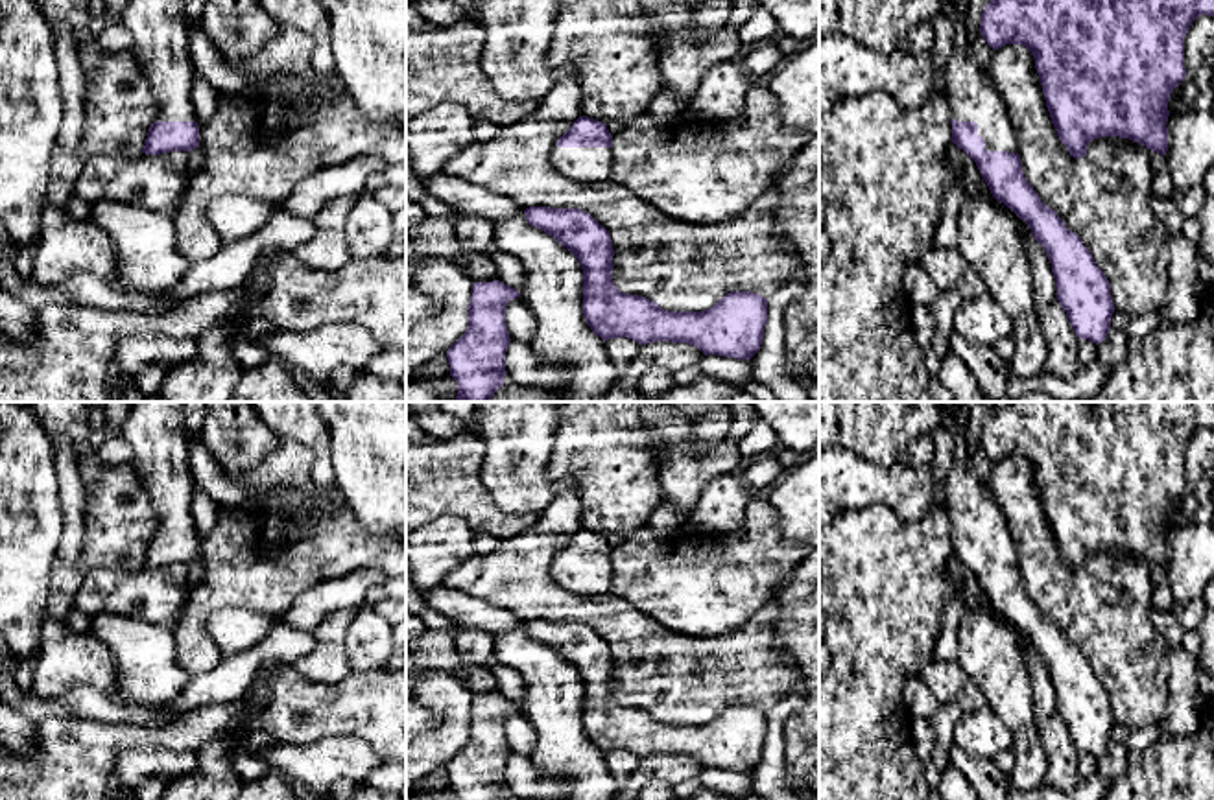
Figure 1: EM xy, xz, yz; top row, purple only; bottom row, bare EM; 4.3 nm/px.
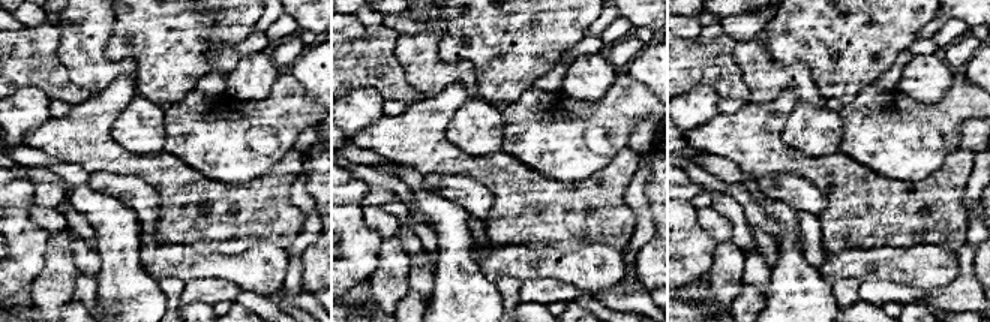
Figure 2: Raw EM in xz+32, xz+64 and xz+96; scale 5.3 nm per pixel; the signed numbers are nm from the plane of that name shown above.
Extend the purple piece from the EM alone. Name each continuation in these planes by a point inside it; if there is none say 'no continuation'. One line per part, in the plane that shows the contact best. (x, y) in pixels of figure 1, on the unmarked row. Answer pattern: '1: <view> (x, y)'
1: yz (971, 505)

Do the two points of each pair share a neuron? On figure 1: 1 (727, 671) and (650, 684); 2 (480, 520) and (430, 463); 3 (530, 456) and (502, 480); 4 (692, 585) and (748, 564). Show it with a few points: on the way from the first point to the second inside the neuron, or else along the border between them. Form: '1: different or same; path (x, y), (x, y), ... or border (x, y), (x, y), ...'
1: same; path (709, 673), (668, 677)
2: same; path (473, 505), (445, 478)
3: same; path (523, 463), (510, 474)
4: same; path (705, 585), (735, 576)

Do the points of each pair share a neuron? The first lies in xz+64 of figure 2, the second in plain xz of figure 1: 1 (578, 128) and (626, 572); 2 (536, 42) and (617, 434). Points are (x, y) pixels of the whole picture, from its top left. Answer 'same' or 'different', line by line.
1: same
2: same

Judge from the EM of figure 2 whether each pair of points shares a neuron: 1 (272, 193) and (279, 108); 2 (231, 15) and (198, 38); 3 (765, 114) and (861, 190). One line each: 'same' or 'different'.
1: different
2: same
3: same

